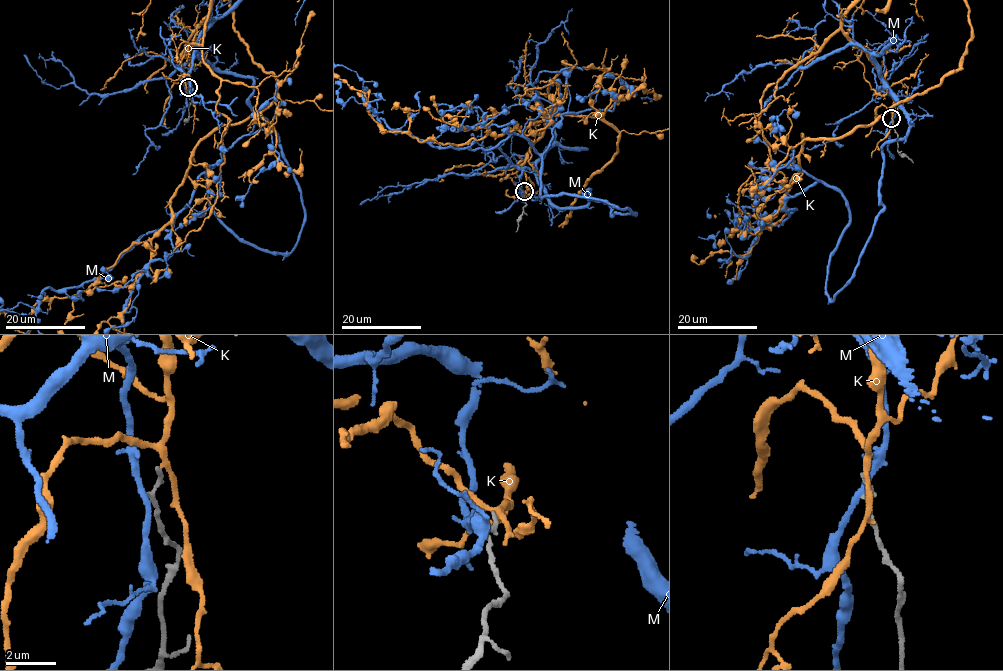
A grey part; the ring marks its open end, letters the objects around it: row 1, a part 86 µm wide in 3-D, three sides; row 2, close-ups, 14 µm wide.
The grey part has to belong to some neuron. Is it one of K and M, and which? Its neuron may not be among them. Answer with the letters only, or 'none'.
none

